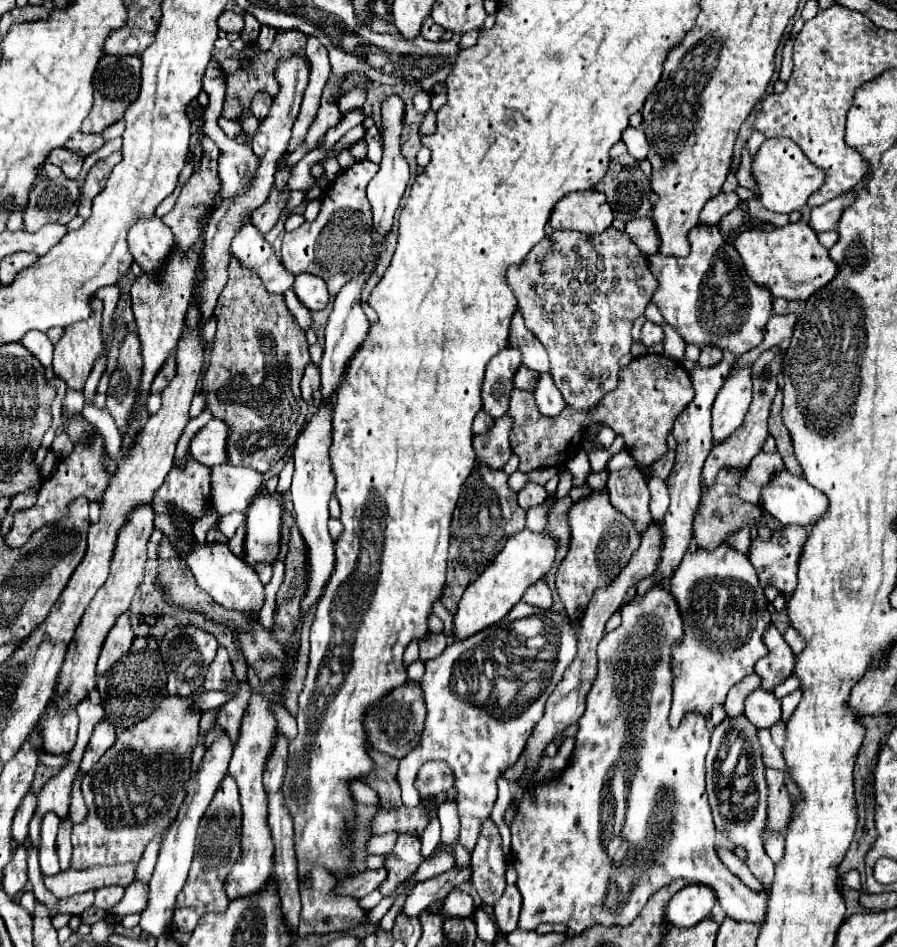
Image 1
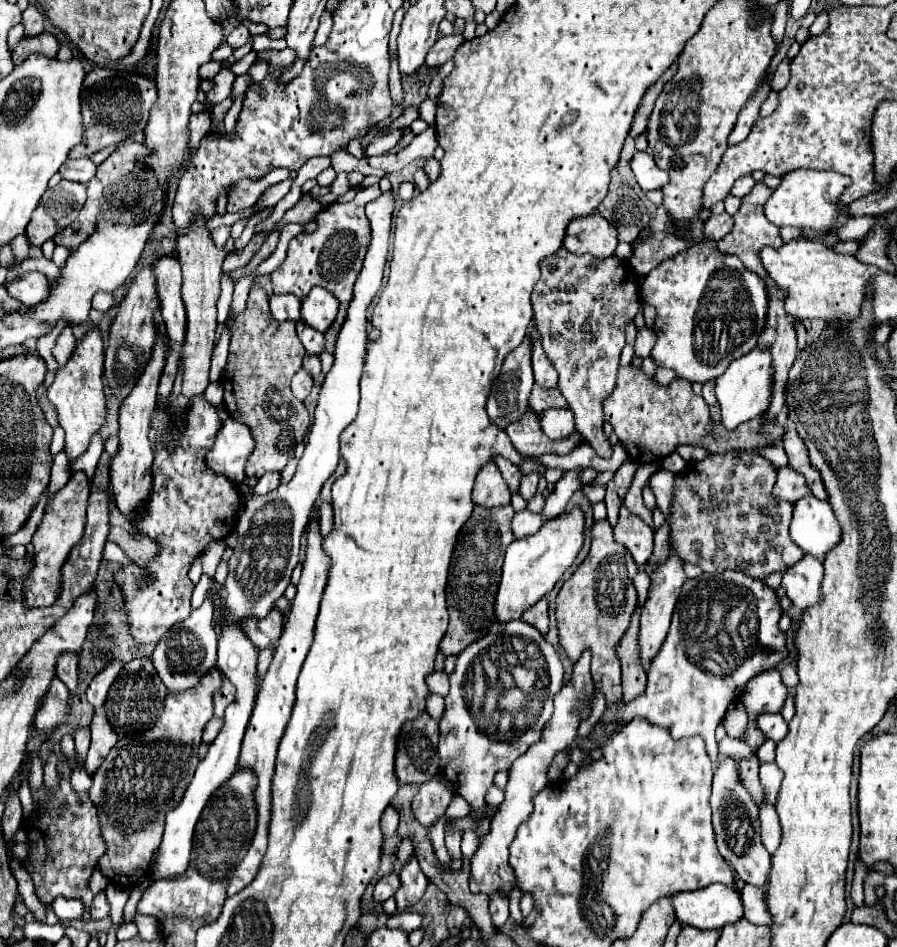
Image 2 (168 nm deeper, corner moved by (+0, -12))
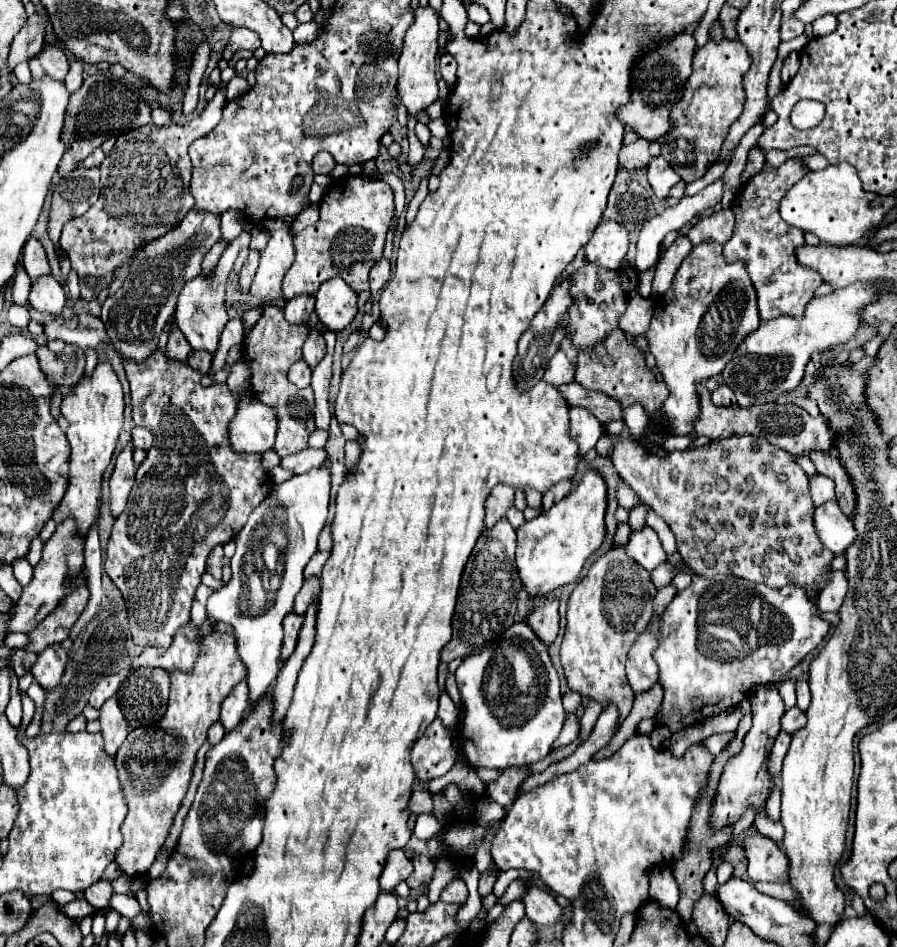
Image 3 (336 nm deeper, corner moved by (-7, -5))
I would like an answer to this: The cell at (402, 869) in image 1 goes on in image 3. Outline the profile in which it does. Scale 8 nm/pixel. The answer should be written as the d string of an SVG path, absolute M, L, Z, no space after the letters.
M414 855L414 857L412 857L412 863L414 863L414 872L406 879L406 883L408 883L410 889L422 889L422 887L428 885L430 879L432 879L434 863L432 863L432 859L426 857L426 855Z

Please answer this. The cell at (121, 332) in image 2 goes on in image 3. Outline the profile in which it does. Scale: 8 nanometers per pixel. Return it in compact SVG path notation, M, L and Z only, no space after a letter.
M190 211L184 221L168 231L164 237L146 243L132 259L130 273L114 297L108 297L102 305L100 319L106 331L124 359L142 361L158 349L158 337L174 315L180 287L200 275L200 263L214 243L220 241L220 215L208 215L208 211Z

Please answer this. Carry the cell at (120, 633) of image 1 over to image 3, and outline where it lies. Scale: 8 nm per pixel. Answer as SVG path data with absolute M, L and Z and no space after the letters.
M108 675L108 677L100 679L98 685L94 687L88 703L90 703L94 709L100 709L106 699L110 699L112 695L116 695L118 687L120 687L120 677L118 677L118 675Z

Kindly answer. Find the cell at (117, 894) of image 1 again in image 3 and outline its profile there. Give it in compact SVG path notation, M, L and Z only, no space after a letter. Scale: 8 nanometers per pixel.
M106 879L96 881L92 887L88 887L88 891L84 891L84 899L98 909L106 909L110 897L112 897L112 883Z

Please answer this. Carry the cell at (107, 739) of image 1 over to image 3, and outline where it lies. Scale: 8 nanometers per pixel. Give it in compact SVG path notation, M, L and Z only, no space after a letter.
M108 699L100 709L100 723L102 723L102 735L104 735L104 749L108 755L116 755L120 745L124 743L128 735L128 721L118 705L118 699Z

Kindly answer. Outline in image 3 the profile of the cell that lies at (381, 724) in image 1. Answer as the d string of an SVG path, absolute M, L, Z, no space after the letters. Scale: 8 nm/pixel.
M436 717L412 747L412 765L416 777L428 783L434 777L446 775L458 757L458 745L454 749L454 743L456 741L450 729L444 727L444 723L440 723Z

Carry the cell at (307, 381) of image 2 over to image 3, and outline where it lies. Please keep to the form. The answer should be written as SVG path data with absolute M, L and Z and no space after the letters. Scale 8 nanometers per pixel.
M306 361L294 363L294 365L290 367L290 371L288 371L288 379L290 379L296 387L300 387L300 389L304 389L304 387L310 385L310 375L312 375L312 369L308 367Z

